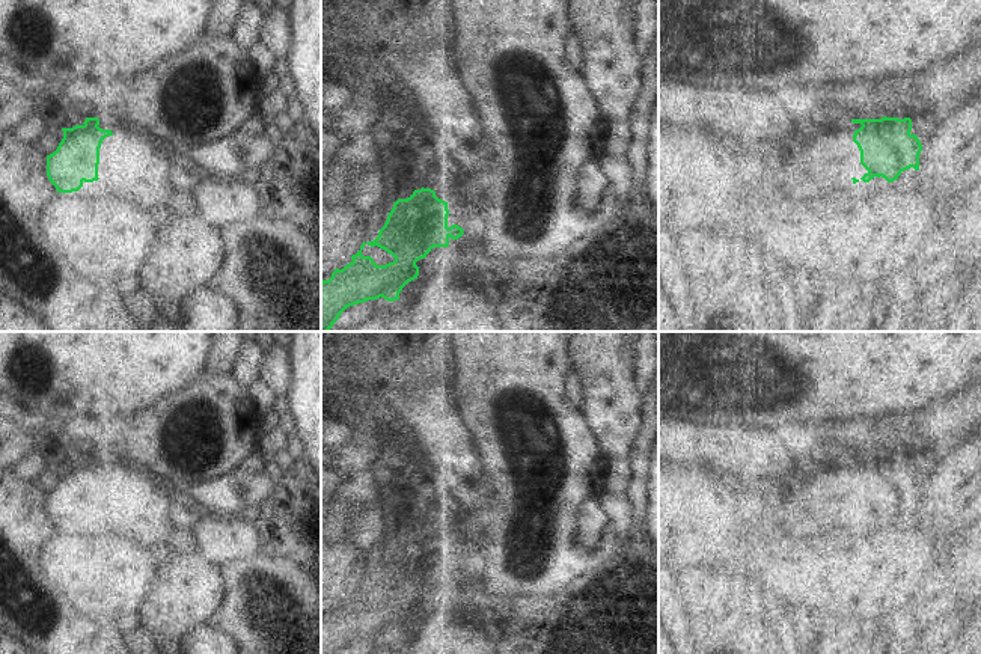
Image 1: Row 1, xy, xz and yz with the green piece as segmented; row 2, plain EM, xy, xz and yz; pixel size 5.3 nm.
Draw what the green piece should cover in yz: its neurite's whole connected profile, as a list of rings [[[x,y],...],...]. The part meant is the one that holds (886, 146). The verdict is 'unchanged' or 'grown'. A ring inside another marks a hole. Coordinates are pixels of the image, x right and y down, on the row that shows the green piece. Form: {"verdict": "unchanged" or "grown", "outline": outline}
{"verdict": "grown", "outline": [[[851,119],[860,124],[853,139],[845,145],[832,145],[812,164],[800,166],[794,175],[806,176],[824,185],[833,179],[853,179],[853,184],[869,182],[874,176],[894,182],[913,167],[919,170],[922,145],[912,134],[912,119]]]}

